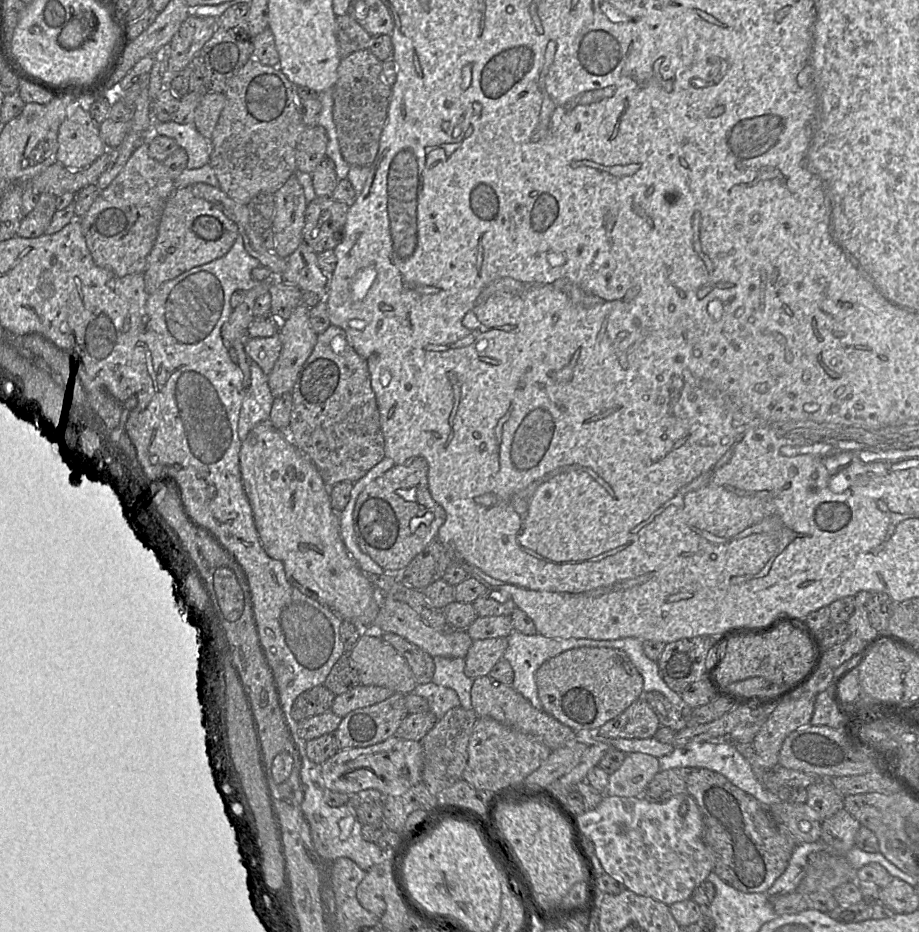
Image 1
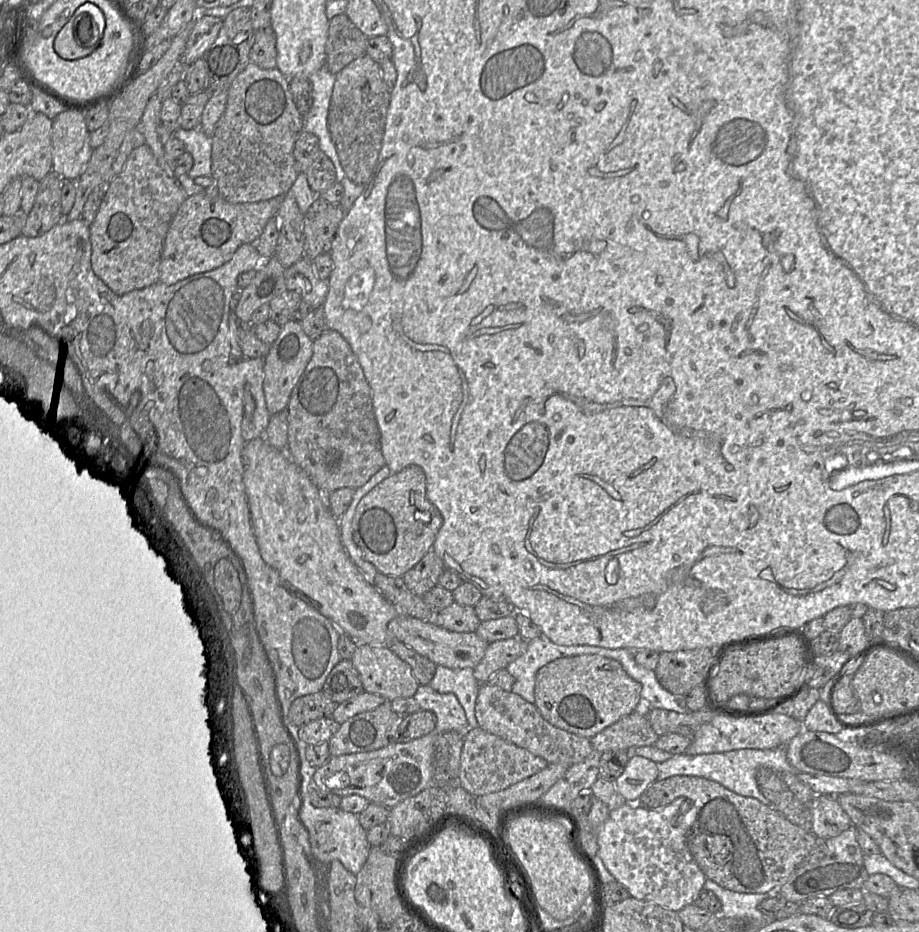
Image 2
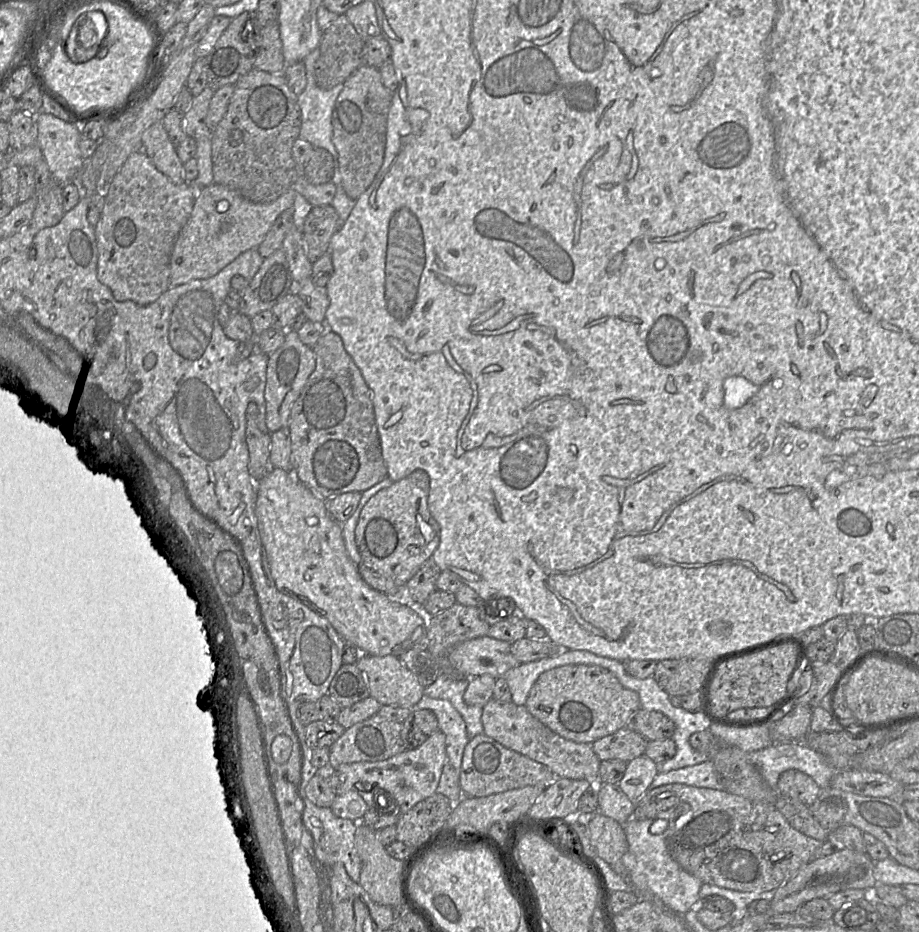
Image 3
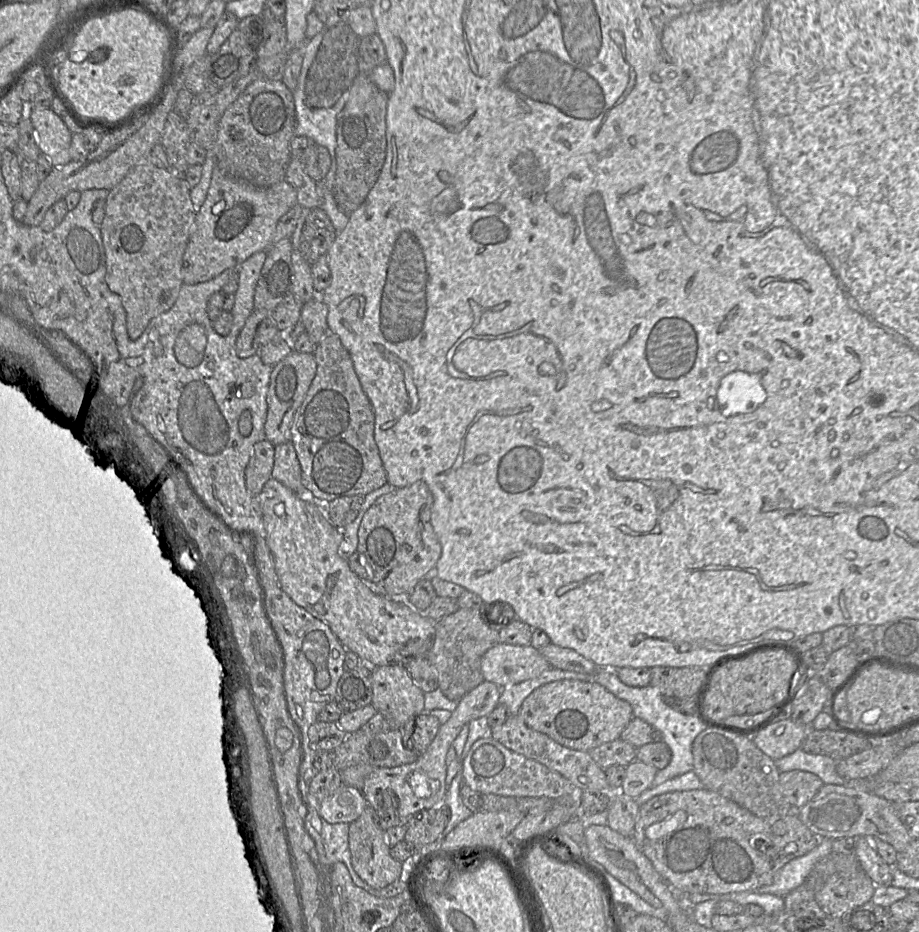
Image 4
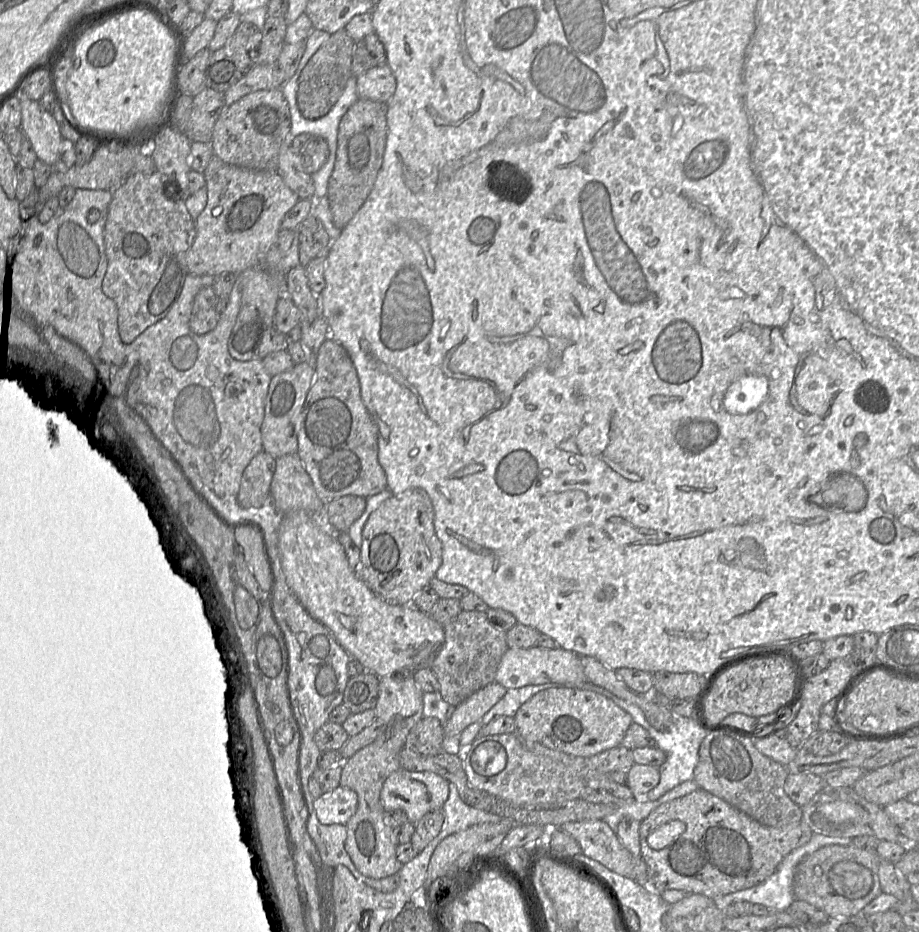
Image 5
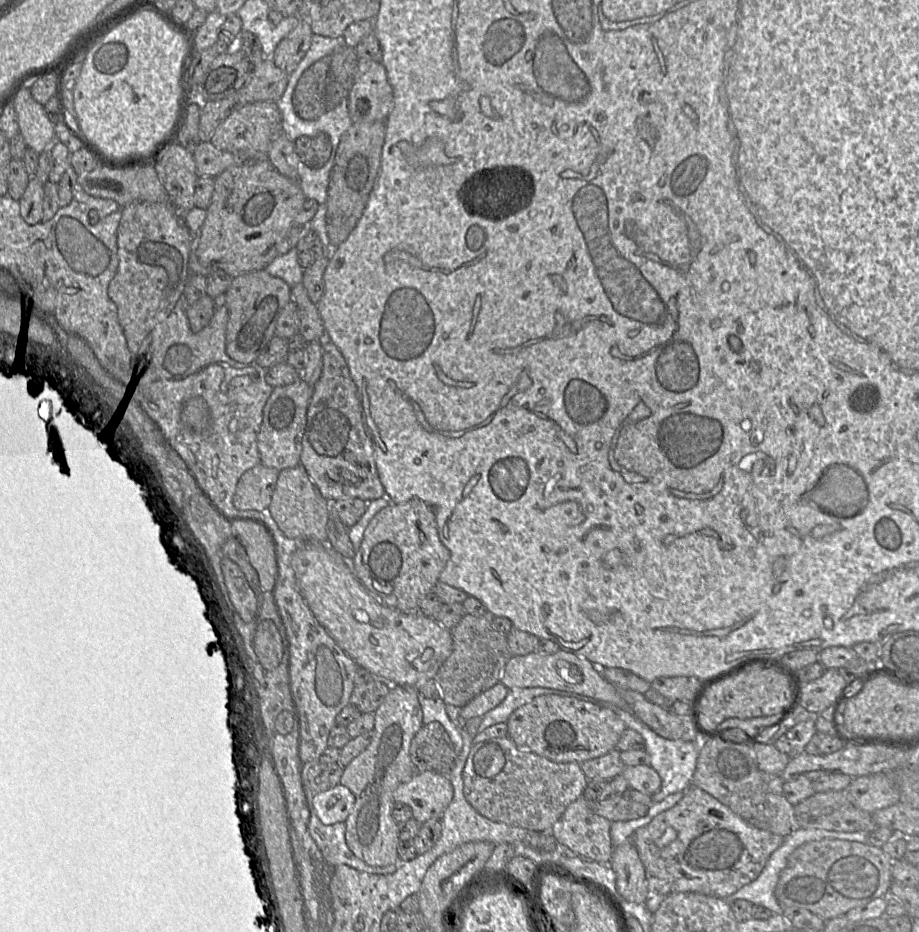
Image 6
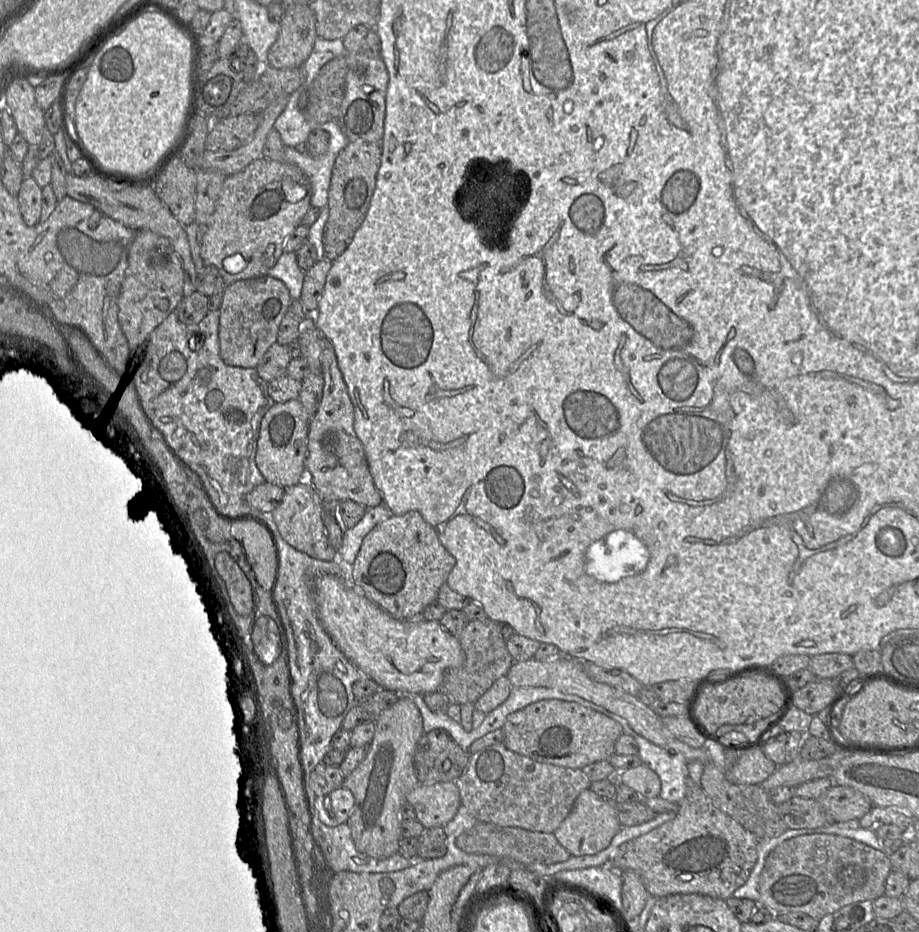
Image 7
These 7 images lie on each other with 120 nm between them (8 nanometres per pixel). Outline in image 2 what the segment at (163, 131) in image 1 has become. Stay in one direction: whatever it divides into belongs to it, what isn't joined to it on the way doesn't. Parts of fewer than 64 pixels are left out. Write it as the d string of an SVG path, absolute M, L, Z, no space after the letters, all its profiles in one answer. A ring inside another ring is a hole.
M180 127L172 134L185 144L186 151L189 152L193 157L194 164L188 173L189 177L194 180L199 176L211 176L211 137L207 136L201 127L190 130Z

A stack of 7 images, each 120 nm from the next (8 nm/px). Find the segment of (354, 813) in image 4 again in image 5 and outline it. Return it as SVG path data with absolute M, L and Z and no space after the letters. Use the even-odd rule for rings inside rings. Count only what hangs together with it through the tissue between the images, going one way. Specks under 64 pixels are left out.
M338 786L332 792L314 799L314 808L322 824L345 824L356 812L358 795L348 787Z

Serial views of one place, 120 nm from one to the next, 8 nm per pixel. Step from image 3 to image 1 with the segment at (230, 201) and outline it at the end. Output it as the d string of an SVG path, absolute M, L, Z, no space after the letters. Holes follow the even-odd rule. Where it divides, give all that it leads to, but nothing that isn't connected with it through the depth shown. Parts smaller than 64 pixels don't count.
M177 187L165 205L156 241L147 259L143 273L146 291L154 293L162 284L182 273L224 256L231 249L239 234L237 224L217 206L196 195L191 187Z

